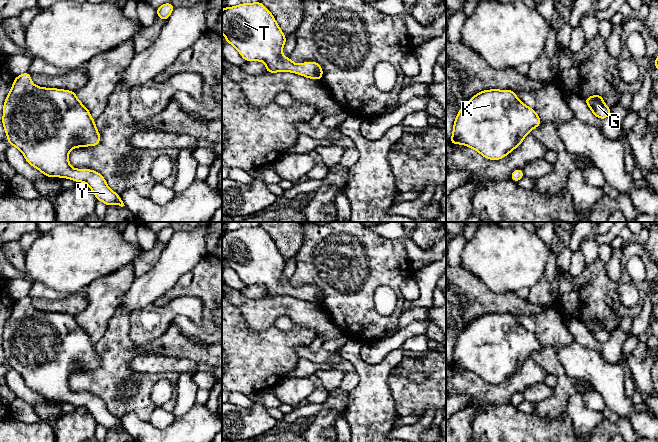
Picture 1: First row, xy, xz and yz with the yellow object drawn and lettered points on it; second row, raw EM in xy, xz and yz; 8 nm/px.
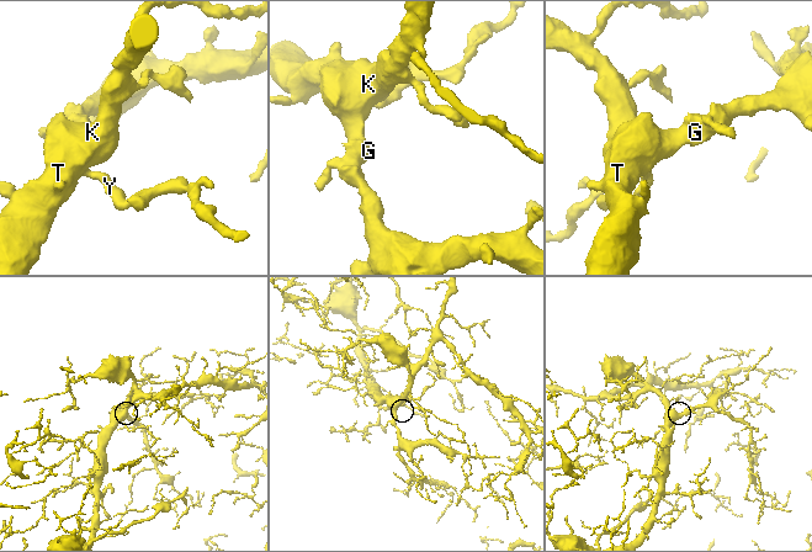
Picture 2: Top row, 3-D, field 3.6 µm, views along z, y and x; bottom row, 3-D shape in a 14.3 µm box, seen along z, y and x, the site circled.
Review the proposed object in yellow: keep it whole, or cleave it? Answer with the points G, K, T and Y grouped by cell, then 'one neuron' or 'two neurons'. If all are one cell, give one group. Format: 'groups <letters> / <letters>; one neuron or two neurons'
groups G K T Y; one neuron

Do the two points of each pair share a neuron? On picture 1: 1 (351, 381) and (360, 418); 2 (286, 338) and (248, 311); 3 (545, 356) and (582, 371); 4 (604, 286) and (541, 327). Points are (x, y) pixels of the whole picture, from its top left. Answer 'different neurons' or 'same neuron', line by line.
1: different neurons
2: different neurons
3: different neurons
4: different neurons

